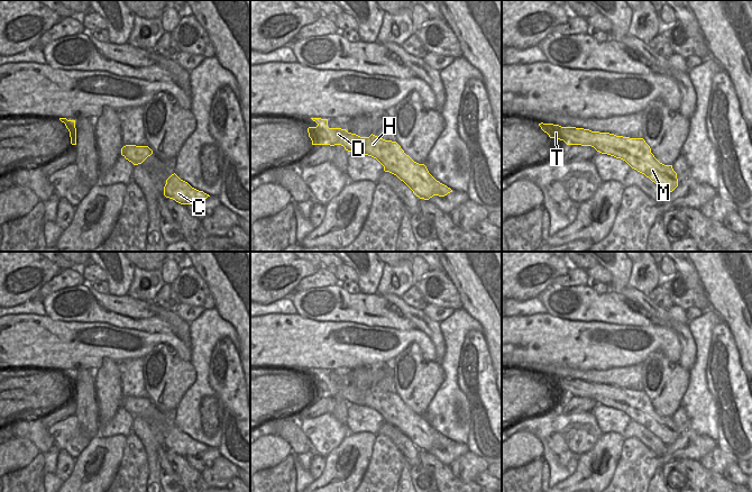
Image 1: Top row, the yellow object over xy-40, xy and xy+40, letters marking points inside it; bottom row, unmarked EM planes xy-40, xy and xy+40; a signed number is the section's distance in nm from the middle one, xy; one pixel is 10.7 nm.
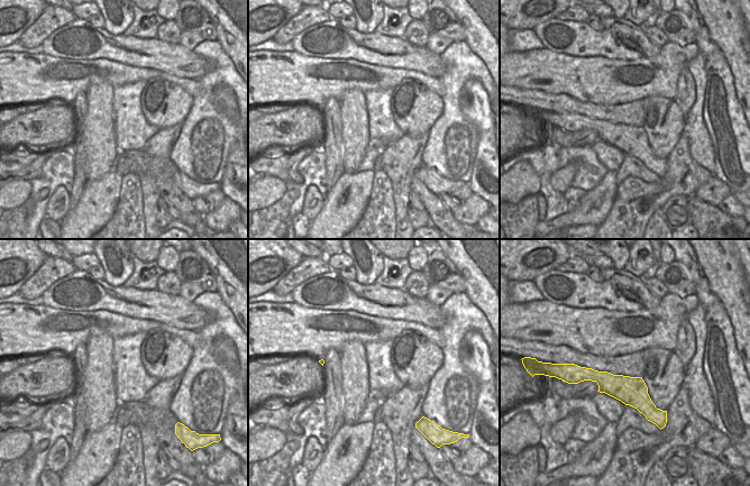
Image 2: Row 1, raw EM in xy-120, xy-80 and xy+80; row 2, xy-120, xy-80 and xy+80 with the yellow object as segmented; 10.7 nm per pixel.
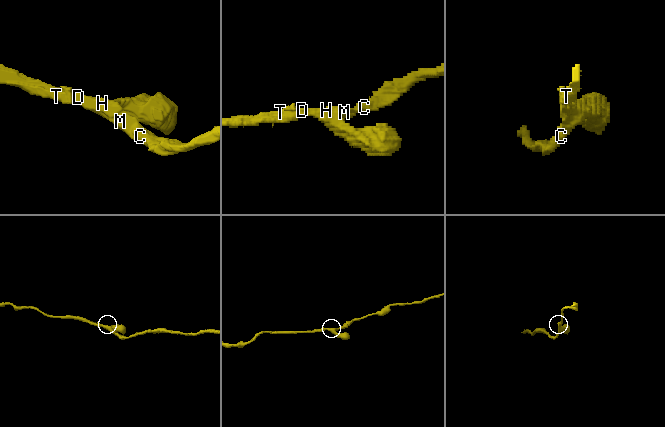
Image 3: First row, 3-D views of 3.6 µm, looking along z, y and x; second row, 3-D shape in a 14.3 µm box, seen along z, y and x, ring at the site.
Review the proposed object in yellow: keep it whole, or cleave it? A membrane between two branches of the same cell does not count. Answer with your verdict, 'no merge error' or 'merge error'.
no merge error

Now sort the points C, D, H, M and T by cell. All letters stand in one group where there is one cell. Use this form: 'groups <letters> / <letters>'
groups C D H M T

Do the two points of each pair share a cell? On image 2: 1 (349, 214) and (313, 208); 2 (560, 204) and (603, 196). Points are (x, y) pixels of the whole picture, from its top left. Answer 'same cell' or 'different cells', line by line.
1: different cells
2: different cells

